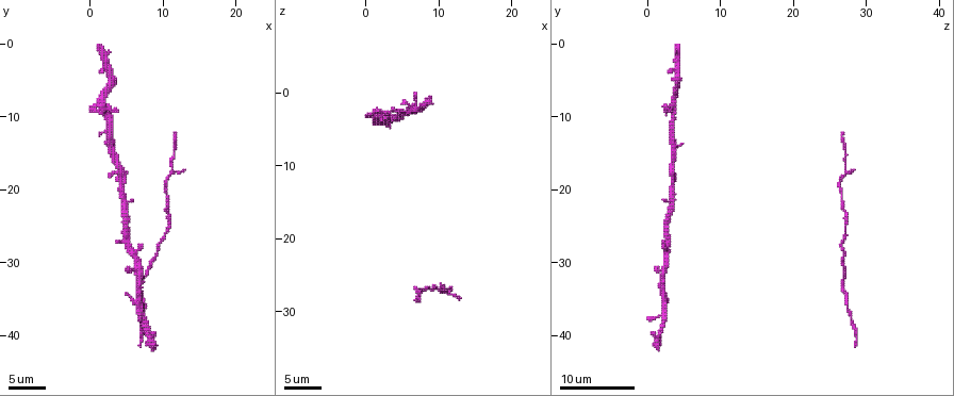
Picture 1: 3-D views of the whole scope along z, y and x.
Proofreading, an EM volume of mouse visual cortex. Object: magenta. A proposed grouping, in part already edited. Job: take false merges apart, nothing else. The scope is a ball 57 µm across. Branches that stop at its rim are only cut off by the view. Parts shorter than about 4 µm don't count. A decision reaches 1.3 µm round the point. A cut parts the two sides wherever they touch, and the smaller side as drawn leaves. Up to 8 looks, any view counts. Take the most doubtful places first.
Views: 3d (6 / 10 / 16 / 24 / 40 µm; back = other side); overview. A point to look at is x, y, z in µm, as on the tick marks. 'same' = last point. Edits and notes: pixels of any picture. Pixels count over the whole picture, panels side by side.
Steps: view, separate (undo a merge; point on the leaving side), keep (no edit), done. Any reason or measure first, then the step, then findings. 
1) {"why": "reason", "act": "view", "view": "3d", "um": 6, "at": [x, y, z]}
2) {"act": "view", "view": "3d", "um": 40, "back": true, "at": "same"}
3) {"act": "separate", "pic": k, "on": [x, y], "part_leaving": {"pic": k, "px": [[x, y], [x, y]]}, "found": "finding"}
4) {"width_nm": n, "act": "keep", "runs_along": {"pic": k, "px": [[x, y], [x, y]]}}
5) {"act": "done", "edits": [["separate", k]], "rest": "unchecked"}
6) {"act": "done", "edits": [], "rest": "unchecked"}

{"why": "calibre changes", "act": "view", "view": "3d", "um": 10, "at": [5.0, 27.5, 2.5]}

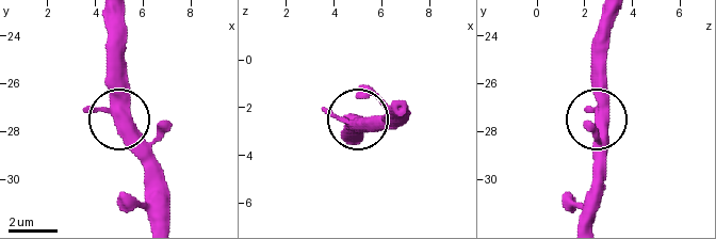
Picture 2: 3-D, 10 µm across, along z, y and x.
{"width_nm": 470, "act": "keep", "runs_along": {"pic": 2, "px": [[612, 21], [604, 52], [598, 173]]}, "found": "all the same cell"}

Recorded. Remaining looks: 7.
{"why": "two arms in line, one across", "act": "view", "view": "3d", "um": 6, "at": [3.0, 14.5, 3.5]}

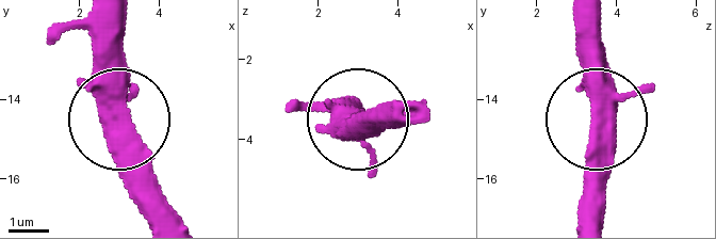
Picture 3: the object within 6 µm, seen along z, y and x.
{"act": "view", "view": "3d", "um": 6, "back": true, "at": [2.85, 14.15, 3.55]}

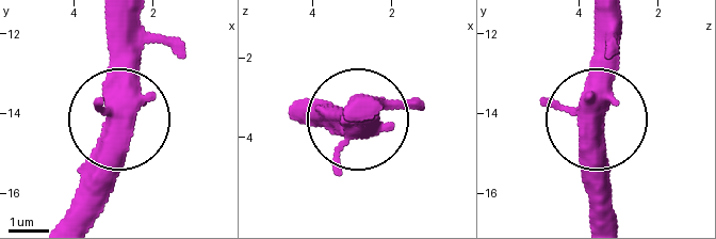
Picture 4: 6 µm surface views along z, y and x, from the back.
{"side_arm_um": 15, "act": "keep", "runs_along": {"pic": 4, "px": [[339, 168], [359, 110]]}, "found": "one cell here"}

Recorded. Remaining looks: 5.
{"why": "sudden change in width", "act": "view", "view": "3d", "um": 10, "at": [7.0, 37.0, 2.0]}

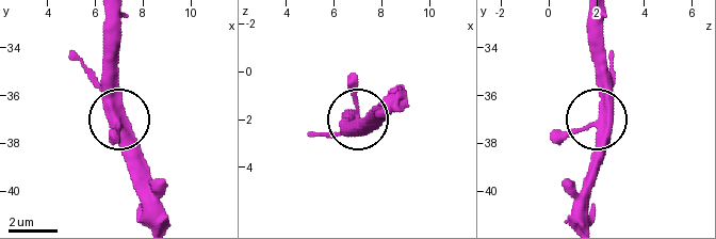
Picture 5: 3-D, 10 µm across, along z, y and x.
{"width_nm": 420, "act": "keep", "runs_along": {"pic": 5, "px": [[603, 21], [598, 178]]}, "found": "all the same cell"}

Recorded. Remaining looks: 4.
{"why": "narrows sharply", "act": "view", "view": "3d", "um": 16, "at": [8.0, 31.5, 27.0]}

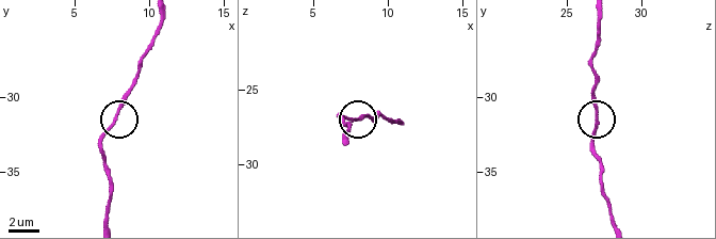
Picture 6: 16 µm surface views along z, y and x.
{"act": "view", "view": "3d", "um": 6, "at": [7.6, 31.6, 26.8]}

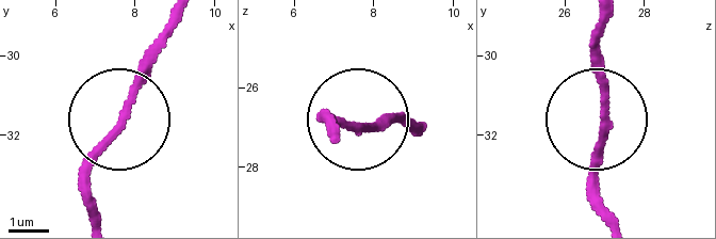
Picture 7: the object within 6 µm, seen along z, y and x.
{"act": "keep", "found": "all the same cell"}

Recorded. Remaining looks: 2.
{"act": "done", "edits": [], "rest": "unchecked"}

